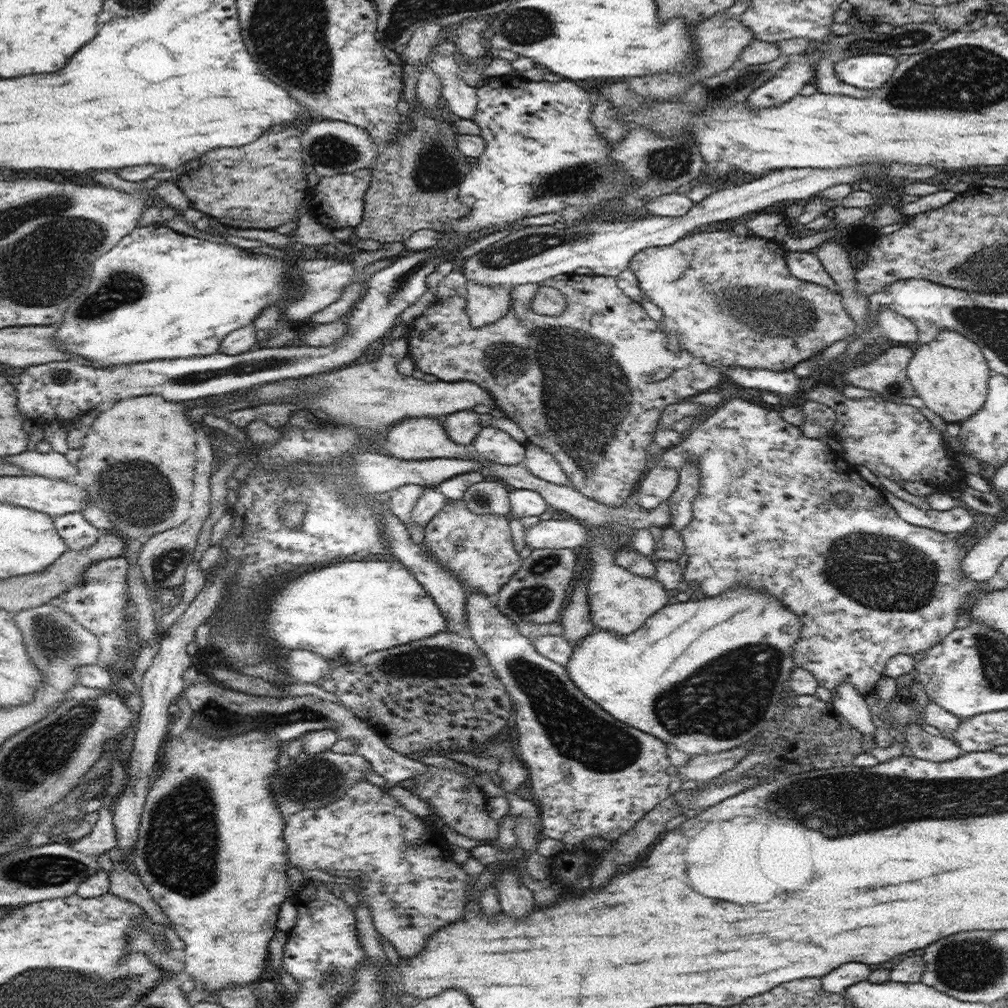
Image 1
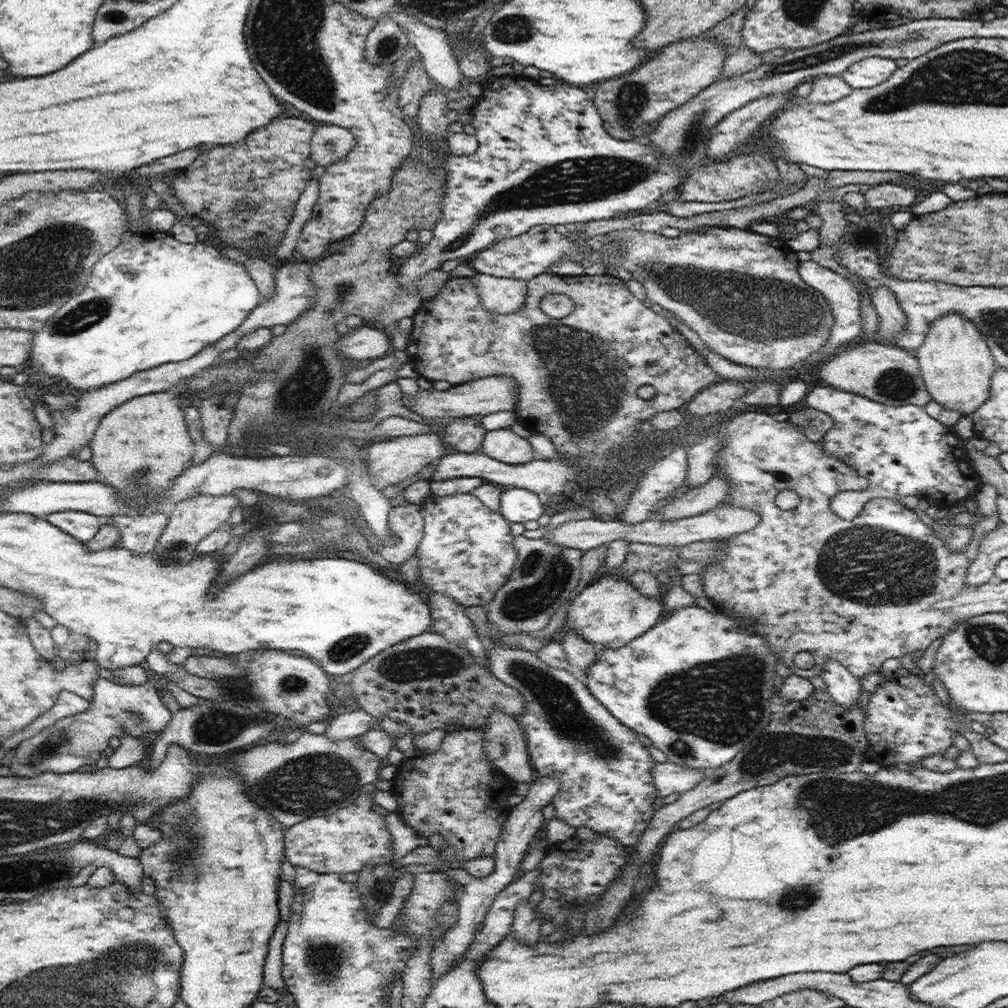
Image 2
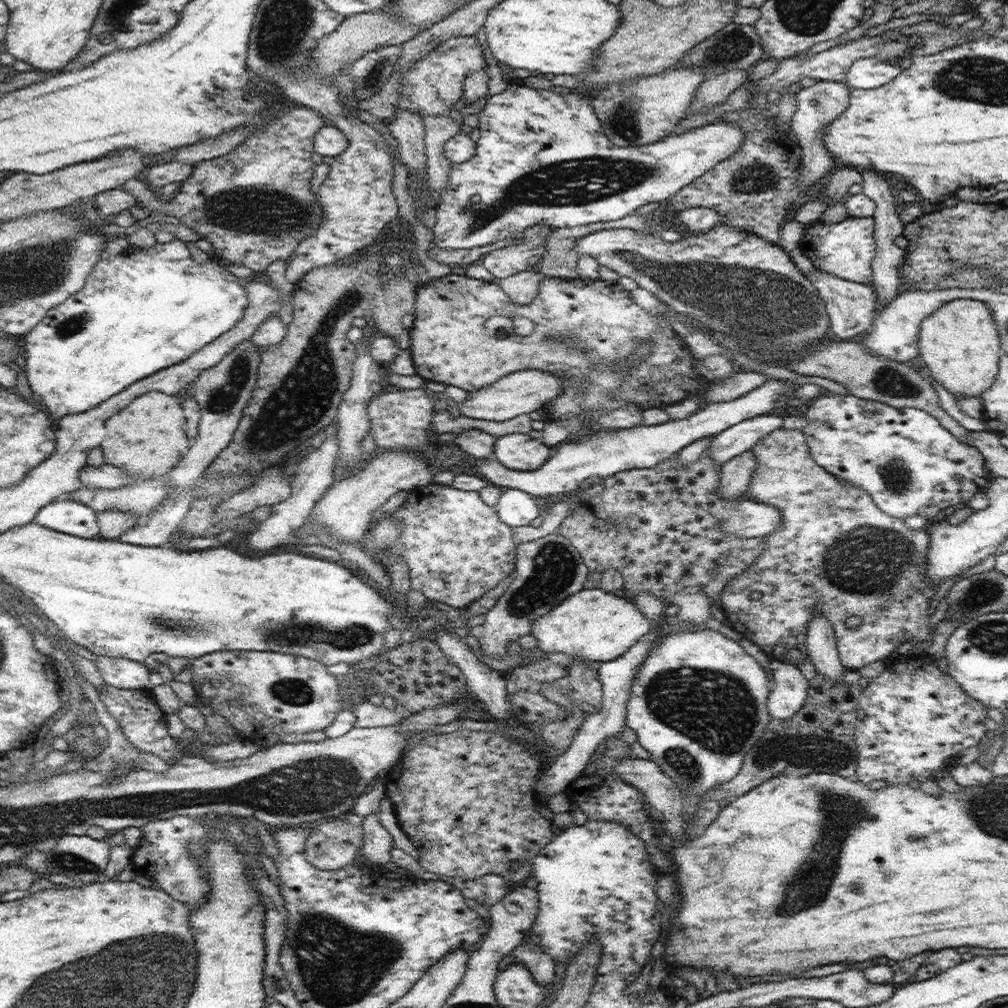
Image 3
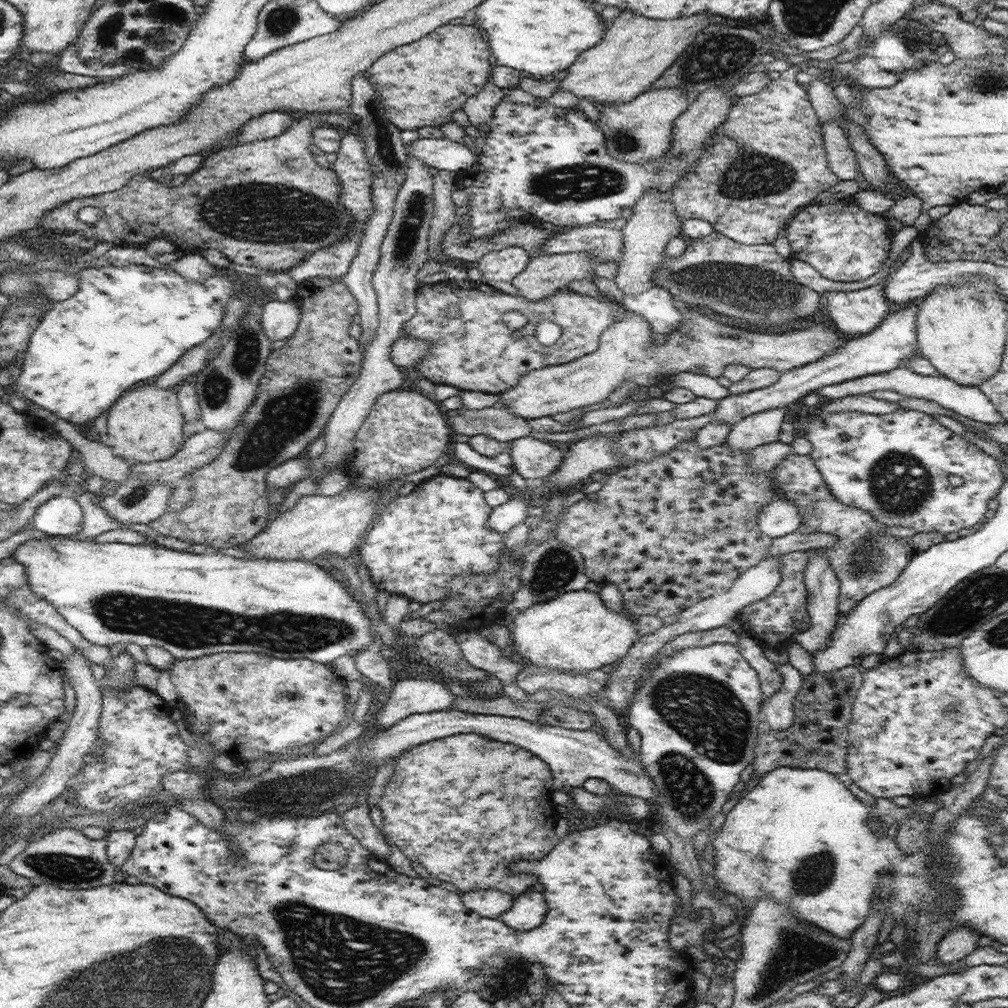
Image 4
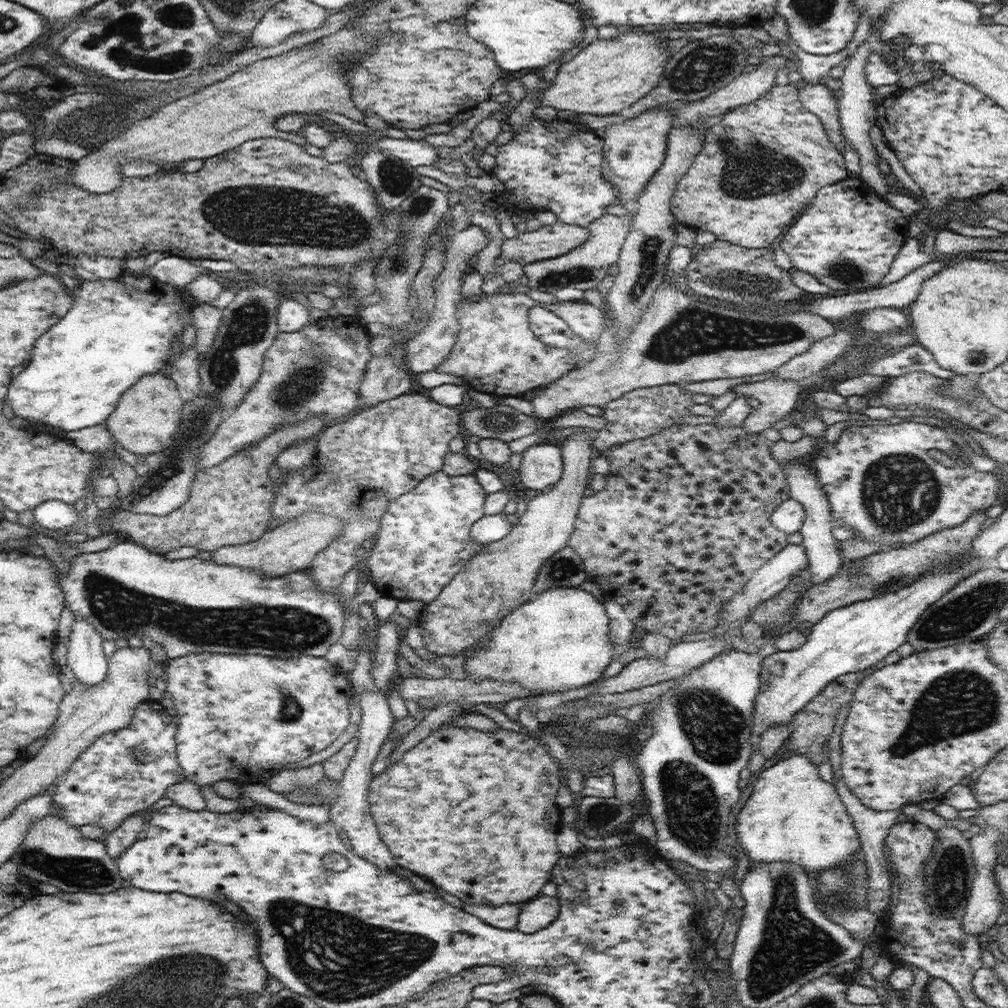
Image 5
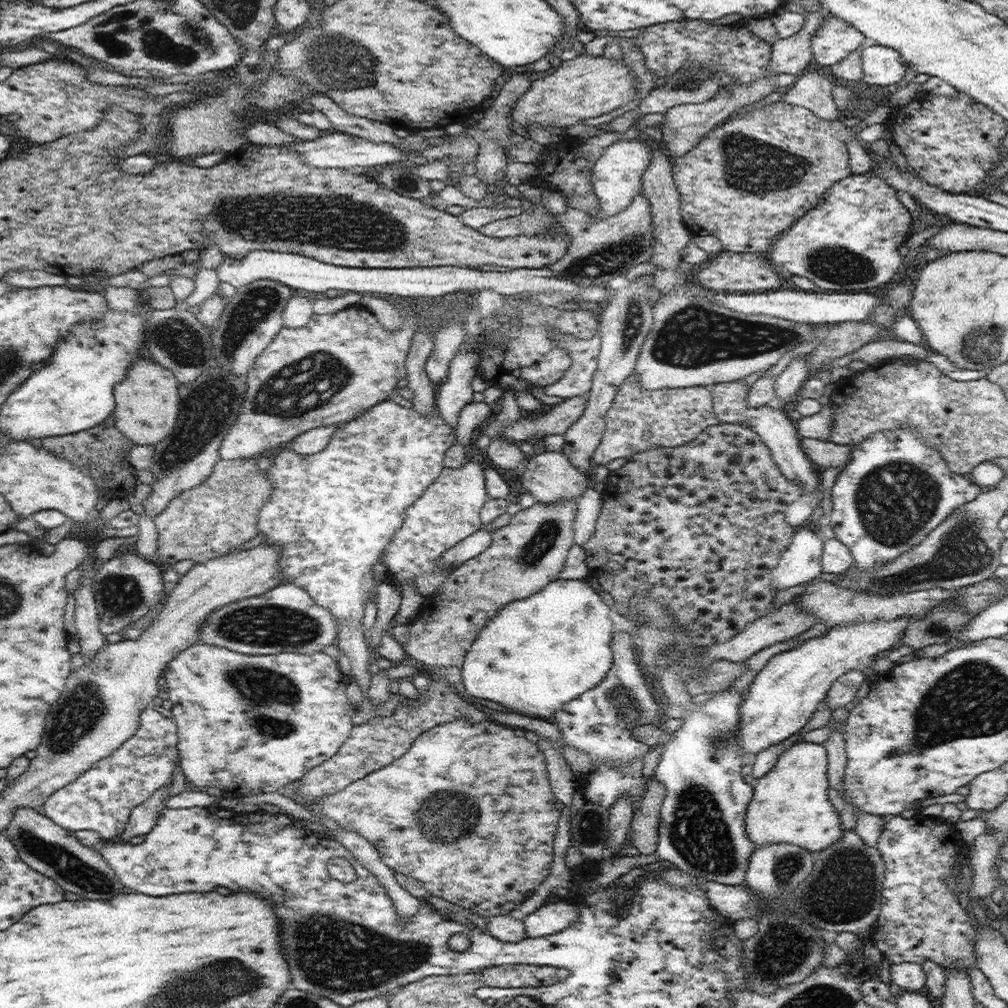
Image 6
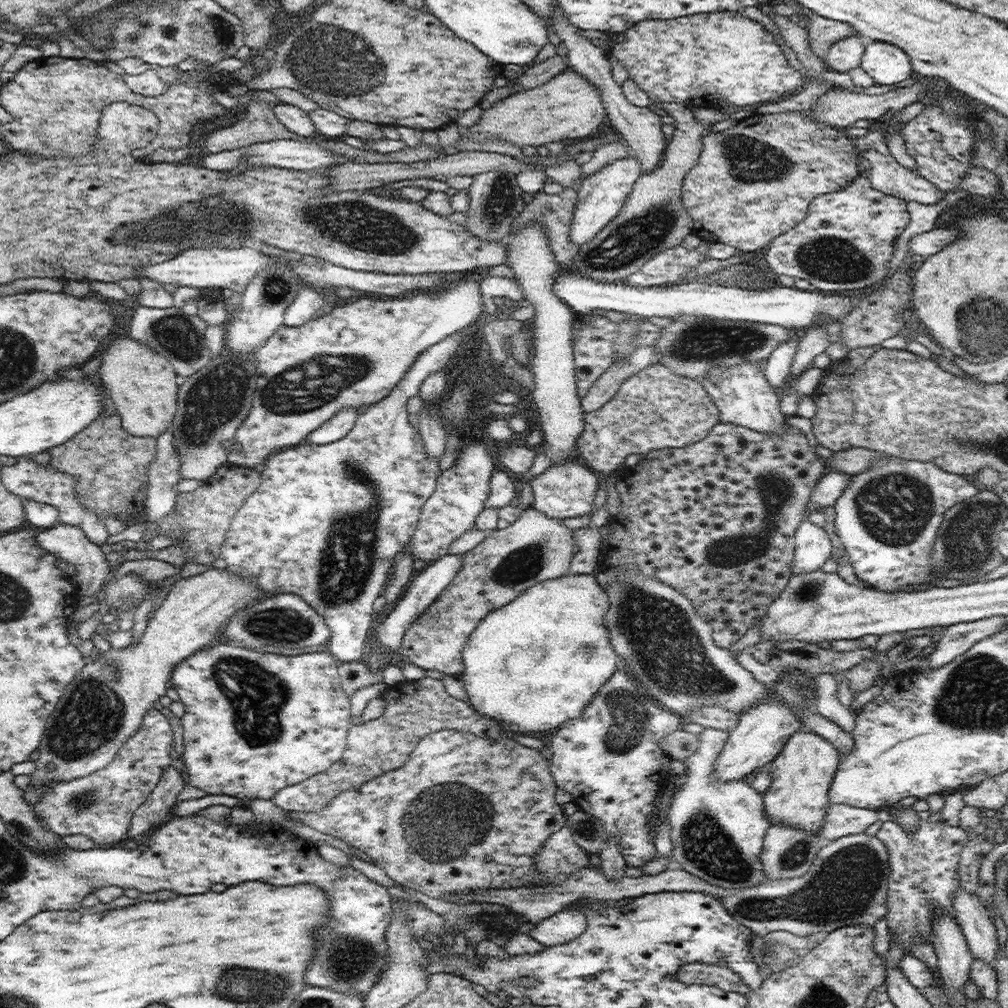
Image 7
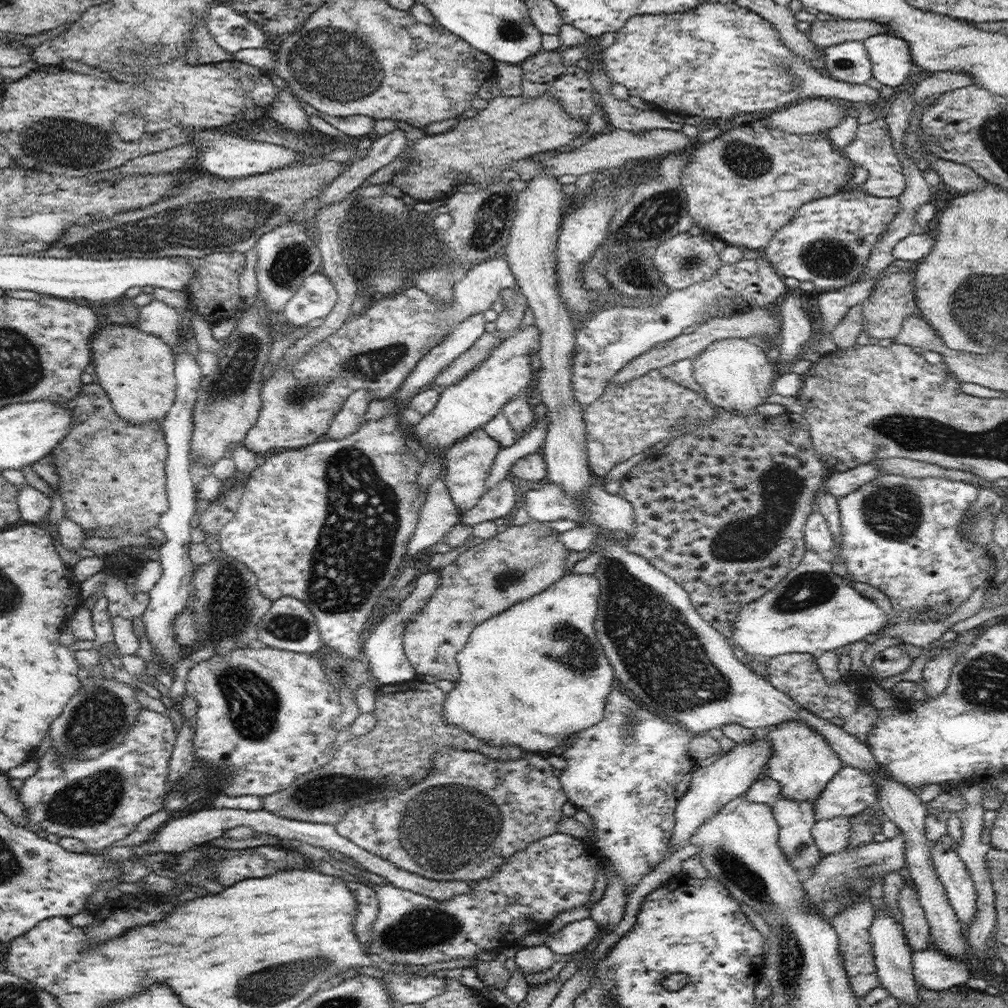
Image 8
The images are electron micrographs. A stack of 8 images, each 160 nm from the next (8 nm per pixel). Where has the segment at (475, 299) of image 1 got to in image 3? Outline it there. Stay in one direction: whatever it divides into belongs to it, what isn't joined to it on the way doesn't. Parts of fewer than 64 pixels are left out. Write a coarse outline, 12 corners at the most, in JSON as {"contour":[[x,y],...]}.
{"contour":[[534,267],[503,279],[498,286],[513,303],[538,296],[546,278]]}

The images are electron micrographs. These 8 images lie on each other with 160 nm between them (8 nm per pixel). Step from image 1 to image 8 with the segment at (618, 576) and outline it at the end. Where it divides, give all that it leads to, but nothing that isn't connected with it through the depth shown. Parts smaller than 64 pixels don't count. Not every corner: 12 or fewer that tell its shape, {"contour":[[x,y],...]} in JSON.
{"contour":[[595,575],[472,630],[445,721],[545,755],[617,683]]}

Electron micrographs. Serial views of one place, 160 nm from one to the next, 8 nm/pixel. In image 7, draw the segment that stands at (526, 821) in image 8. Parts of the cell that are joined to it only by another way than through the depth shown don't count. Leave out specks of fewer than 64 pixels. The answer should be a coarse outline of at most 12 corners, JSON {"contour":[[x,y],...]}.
{"contour":[[426,734],[290,811],[432,898],[528,886],[566,823],[538,750]]}

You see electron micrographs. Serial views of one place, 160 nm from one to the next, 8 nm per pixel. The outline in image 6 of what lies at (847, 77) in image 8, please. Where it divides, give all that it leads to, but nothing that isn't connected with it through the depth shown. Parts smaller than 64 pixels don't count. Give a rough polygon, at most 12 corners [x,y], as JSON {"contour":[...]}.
{"contour":[[826,11],[812,37],[814,62],[836,64],[867,43]]}

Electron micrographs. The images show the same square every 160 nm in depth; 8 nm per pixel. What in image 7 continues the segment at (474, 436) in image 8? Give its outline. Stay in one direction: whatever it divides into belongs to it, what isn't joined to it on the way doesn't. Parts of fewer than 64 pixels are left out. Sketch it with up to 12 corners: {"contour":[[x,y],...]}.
{"contour":[[464,445],[402,552],[430,564],[475,529],[494,460]]}

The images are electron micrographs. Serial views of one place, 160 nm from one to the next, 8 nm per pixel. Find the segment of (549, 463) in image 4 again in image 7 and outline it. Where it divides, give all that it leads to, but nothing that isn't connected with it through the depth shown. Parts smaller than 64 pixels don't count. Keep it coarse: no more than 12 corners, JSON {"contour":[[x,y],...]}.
{"contour":[[578,458],[552,462],[529,482],[550,518],[594,508],[596,472]]}

